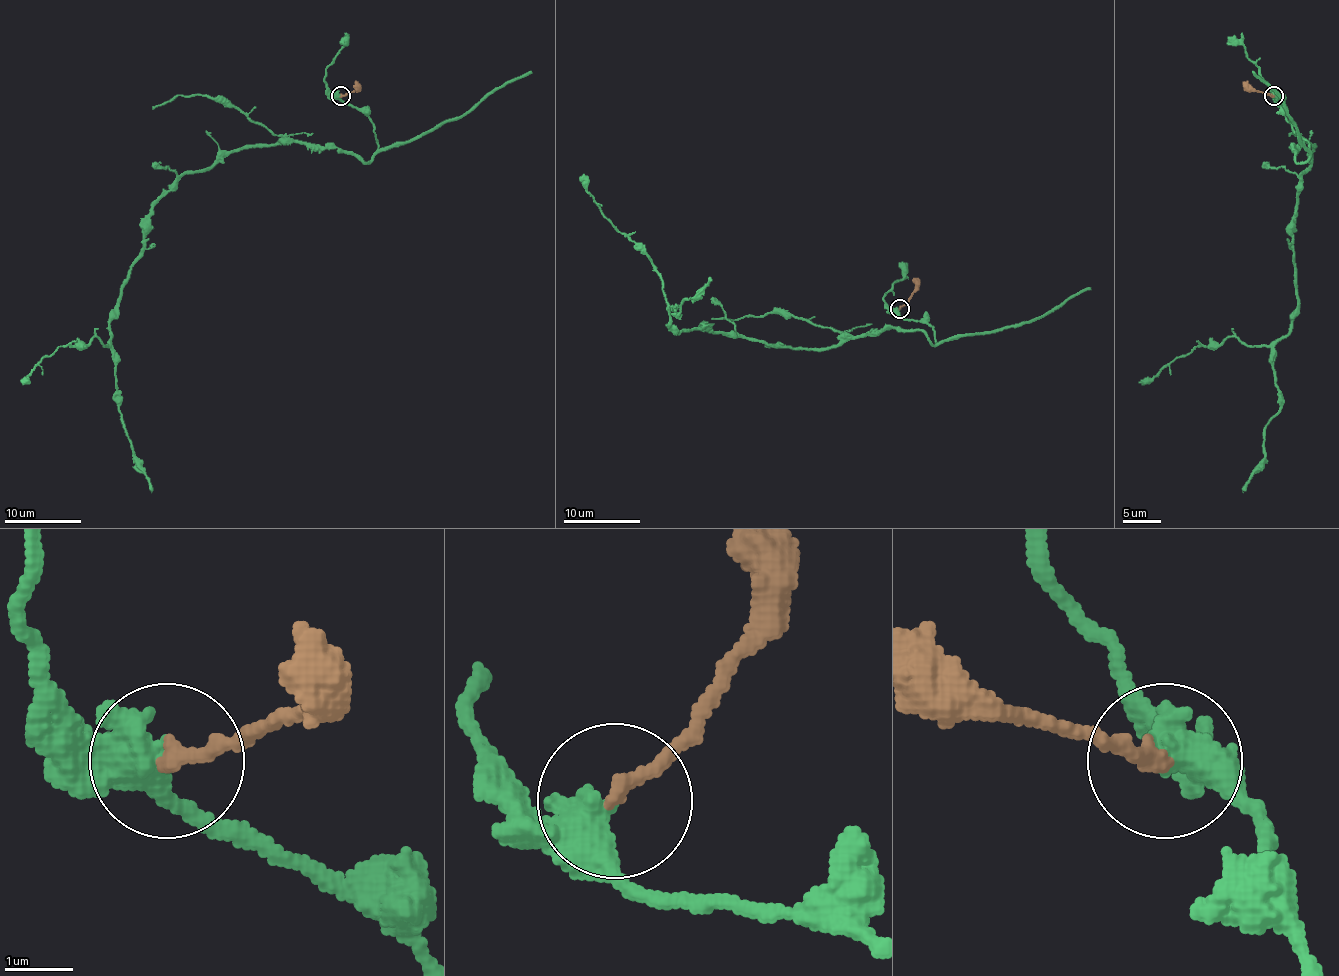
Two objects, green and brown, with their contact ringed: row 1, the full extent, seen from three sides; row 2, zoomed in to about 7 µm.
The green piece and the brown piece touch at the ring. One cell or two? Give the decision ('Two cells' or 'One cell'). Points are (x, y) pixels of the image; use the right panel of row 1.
One cell

